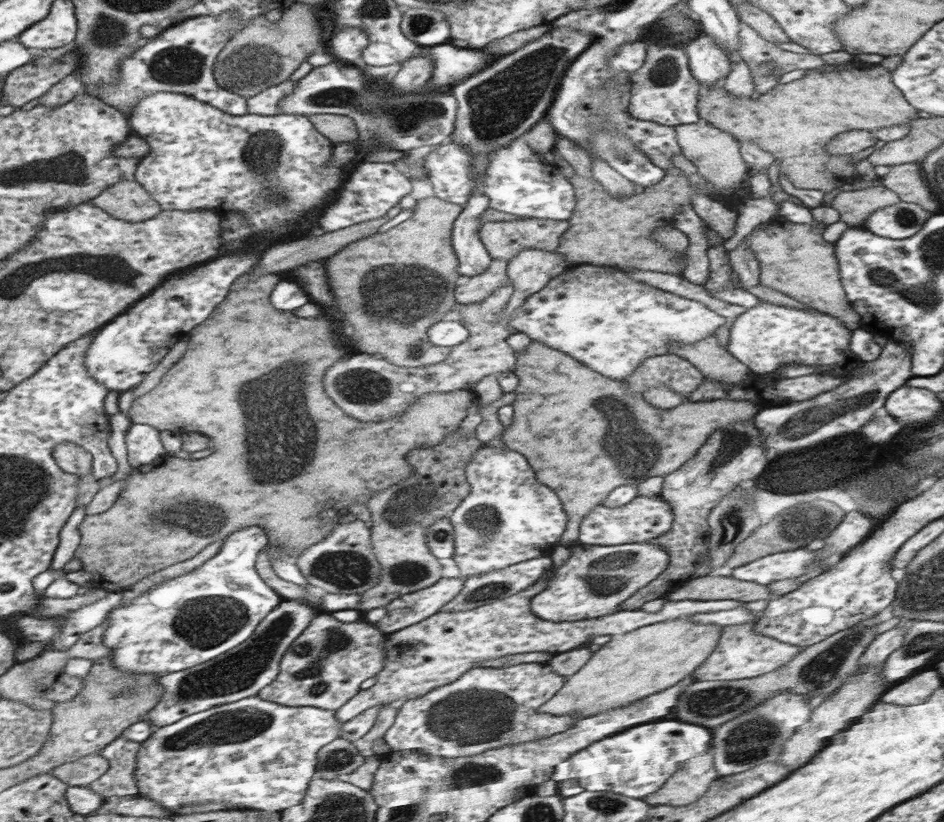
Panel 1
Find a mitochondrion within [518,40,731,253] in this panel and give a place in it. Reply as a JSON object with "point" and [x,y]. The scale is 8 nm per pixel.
{"point":[666,70]}

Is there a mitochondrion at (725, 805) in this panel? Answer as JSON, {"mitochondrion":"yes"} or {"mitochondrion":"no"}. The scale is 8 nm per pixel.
{"mitochondrion":"no"}

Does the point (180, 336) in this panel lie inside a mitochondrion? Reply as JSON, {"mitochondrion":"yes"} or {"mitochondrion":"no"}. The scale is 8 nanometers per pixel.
{"mitochondrion":"no"}

